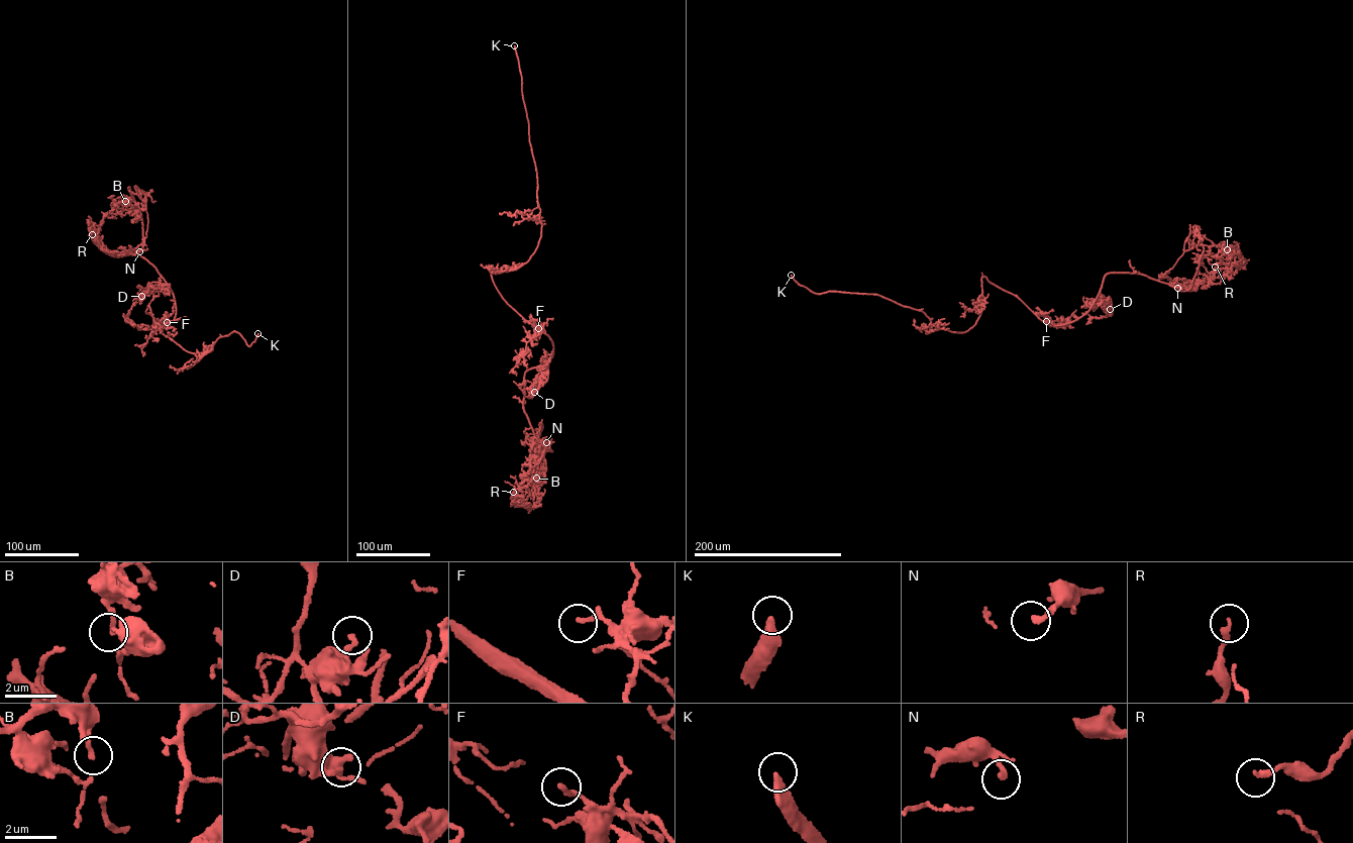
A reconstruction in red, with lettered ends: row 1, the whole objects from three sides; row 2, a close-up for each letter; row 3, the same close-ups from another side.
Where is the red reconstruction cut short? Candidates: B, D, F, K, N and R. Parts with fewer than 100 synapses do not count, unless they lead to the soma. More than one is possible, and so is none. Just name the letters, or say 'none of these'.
K

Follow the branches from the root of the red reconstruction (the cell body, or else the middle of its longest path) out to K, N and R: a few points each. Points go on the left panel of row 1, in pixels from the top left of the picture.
K: (164, 324), (145, 312), (148, 305), (157, 328), (195, 353), (210, 351), (234, 331), (249, 346), (257, 333)
N: (164, 324), (174, 297), (131, 253), (143, 240), (132, 192), (147, 215), (139, 251)
R: (164, 324), (175, 317), (174, 297), (155, 269), (131, 253), (142, 246), (135, 202), (120, 204), (92, 234)

